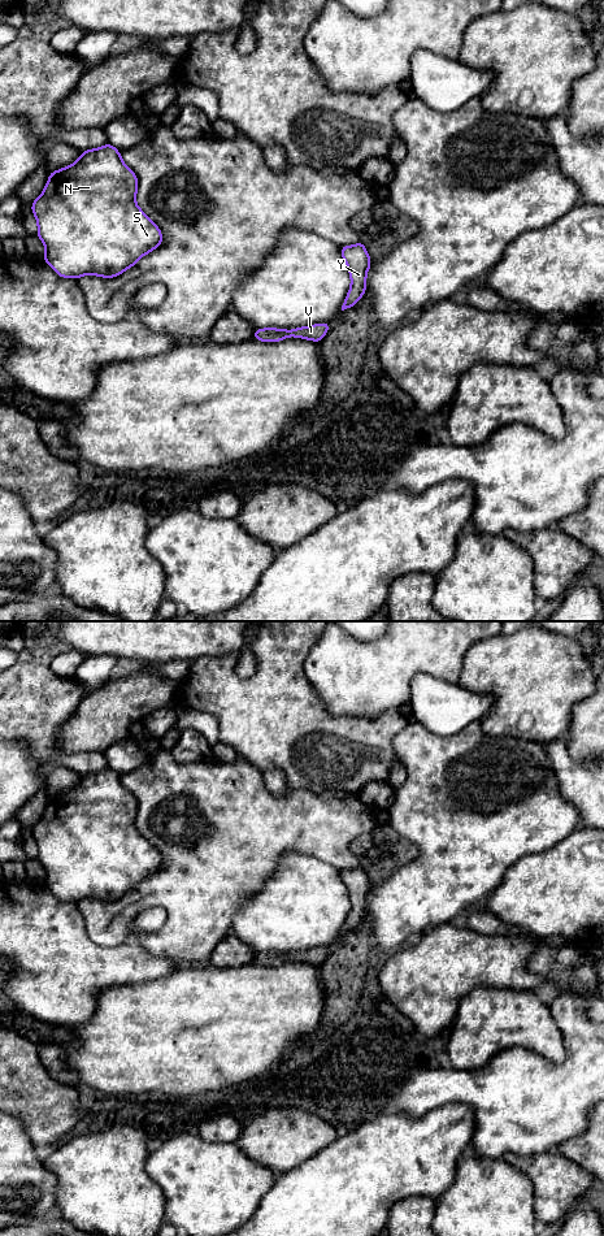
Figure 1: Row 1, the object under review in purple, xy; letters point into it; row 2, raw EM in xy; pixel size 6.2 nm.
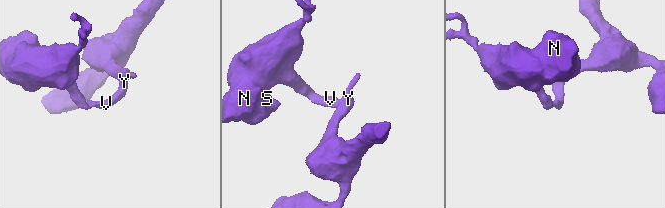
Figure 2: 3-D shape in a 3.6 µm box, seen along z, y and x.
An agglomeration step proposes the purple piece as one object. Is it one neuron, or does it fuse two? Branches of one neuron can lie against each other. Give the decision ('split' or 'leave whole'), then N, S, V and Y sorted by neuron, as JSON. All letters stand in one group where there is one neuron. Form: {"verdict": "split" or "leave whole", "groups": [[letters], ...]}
{"verdict": "leave whole", "groups": [["N", "S", "V", "Y"]]}

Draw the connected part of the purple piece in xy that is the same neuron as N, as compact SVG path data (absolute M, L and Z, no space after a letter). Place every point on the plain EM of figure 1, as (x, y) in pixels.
M112 768L87 773L70 790L49 797L42 819L31 828L38 845L36 859L45 869L44 885L62 902L94 898L113 902L134 890L138 884L162 867L158 850L138 830L138 801L127 792Z

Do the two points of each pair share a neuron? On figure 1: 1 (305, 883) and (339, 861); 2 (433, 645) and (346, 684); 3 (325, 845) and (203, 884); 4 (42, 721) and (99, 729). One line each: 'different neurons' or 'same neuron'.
1: different neurons
2: same neuron
3: same neuron
4: different neurons

